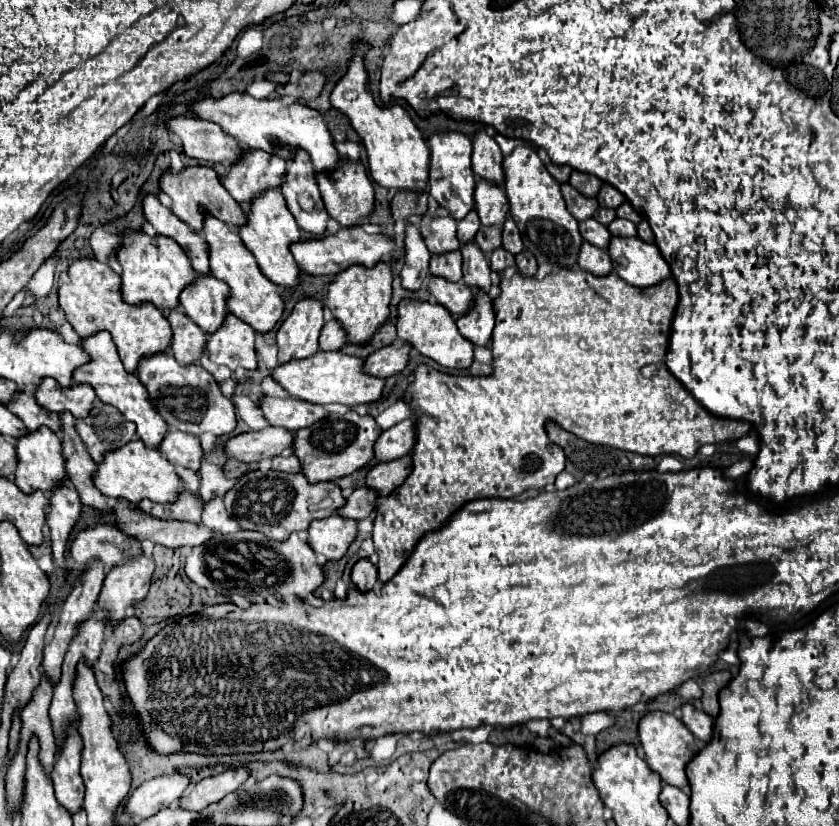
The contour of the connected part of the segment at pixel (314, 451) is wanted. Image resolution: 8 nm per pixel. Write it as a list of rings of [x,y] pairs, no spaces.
[[[354,410],[346,414],[330,414],[326,420],[294,434],[294,454],[300,458],[302,472],[310,482],[338,480],[358,472],[374,458],[374,442],[380,432],[382,430],[372,416],[360,416]]]

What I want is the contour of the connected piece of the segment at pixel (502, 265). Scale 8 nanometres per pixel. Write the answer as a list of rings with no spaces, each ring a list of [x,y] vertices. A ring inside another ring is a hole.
[[[498,248],[490,254],[490,268],[494,272],[504,272],[508,266],[514,266],[514,256],[504,248]]]

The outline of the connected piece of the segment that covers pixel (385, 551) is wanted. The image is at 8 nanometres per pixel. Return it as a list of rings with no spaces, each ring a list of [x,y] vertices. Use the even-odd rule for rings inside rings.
[[[580,268],[576,270],[560,270],[558,274],[546,276],[544,280],[536,280],[536,278],[522,278],[522,274],[514,274],[512,280],[502,280],[500,282],[500,296],[494,300],[494,310],[496,310],[496,328],[492,334],[492,352],[494,352],[494,374],[492,376],[450,376],[450,374],[442,374],[434,368],[428,368],[426,364],[420,364],[414,372],[414,382],[408,386],[408,392],[404,396],[404,402],[412,406],[412,410],[416,410],[416,420],[418,420],[418,442],[414,446],[412,452],[412,460],[414,460],[414,468],[412,474],[406,478],[406,482],[394,490],[392,494],[388,494],[386,498],[380,498],[380,504],[376,508],[376,520],[374,520],[374,546],[376,546],[376,554],[378,554],[378,578],[384,584],[386,580],[390,580],[398,568],[402,568],[402,564],[410,558],[410,552],[414,552],[414,546],[418,544],[418,540],[432,530],[438,530],[440,526],[444,526],[450,516],[454,512],[458,512],[464,504],[478,500],[478,498],[516,498],[526,490],[542,490],[544,486],[554,484],[556,476],[564,470],[564,452],[562,448],[554,446],[548,440],[546,434],[546,422],[548,420],[556,420],[558,426],[562,426],[564,430],[578,434],[578,438],[582,438],[592,444],[602,444],[602,446],[612,446],[620,450],[628,450],[628,452],[636,452],[636,454],[646,454],[646,456],[658,456],[658,454],[676,454],[682,458],[692,458],[700,446],[704,444],[720,444],[720,442],[728,442],[728,440],[738,440],[742,436],[746,436],[752,430],[750,422],[744,420],[730,420],[730,418],[718,418],[712,412],[708,412],[702,404],[698,404],[692,394],[680,384],[678,378],[672,376],[672,372],[666,368],[666,352],[668,352],[668,340],[670,340],[670,330],[672,330],[672,318],[674,318],[674,310],[678,306],[678,286],[672,278],[652,286],[652,288],[632,288],[630,284],[626,284],[622,278],[618,278],[616,274],[612,276],[602,276],[596,278],[590,272],[584,272]],[[654,364],[658,366],[656,376],[652,378],[644,378],[642,376],[642,368]]]

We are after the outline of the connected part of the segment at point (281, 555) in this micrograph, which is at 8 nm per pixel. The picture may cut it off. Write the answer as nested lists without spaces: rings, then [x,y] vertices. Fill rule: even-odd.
[[[236,532],[230,540],[210,540],[210,544],[196,546],[186,560],[186,576],[200,588],[212,588],[222,596],[278,596],[282,600],[306,600],[326,580],[324,566],[318,564],[314,550],[294,532],[284,542],[266,540],[258,532]]]

